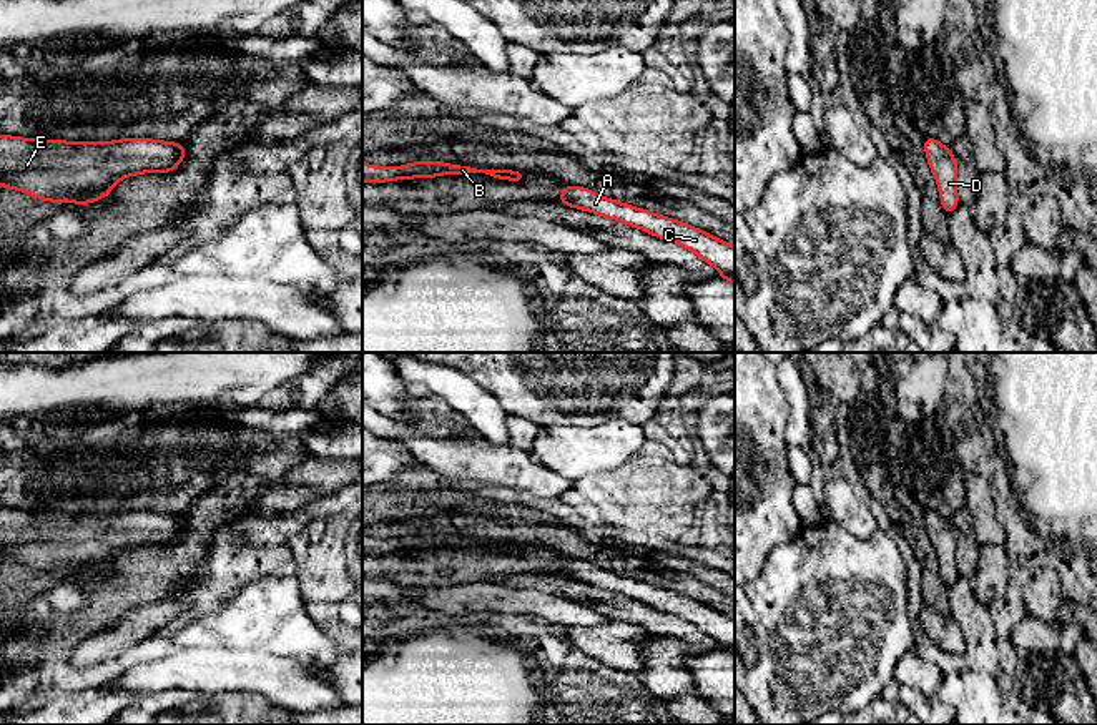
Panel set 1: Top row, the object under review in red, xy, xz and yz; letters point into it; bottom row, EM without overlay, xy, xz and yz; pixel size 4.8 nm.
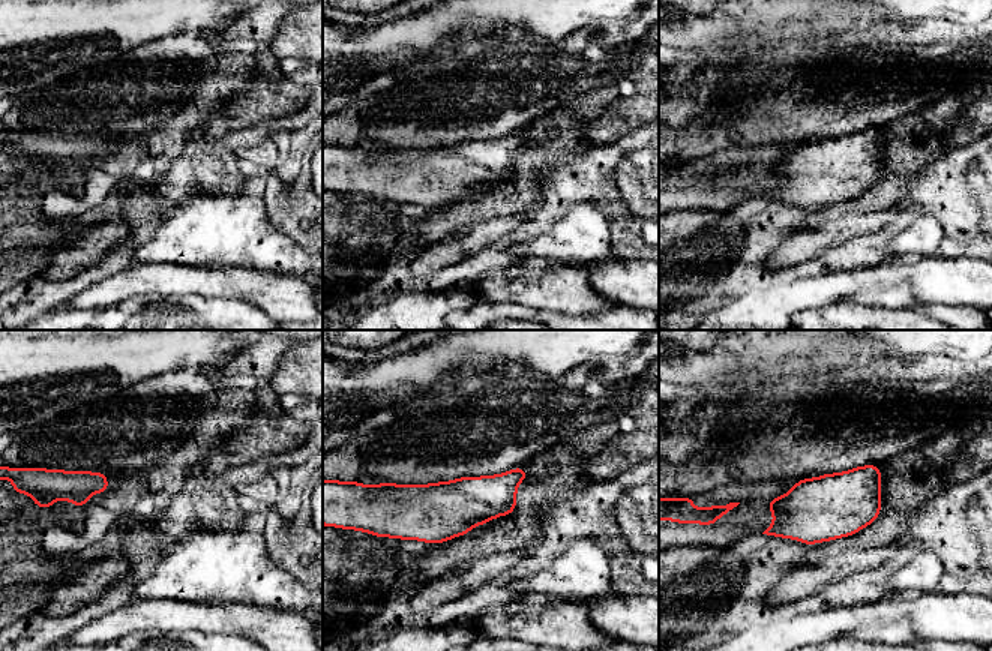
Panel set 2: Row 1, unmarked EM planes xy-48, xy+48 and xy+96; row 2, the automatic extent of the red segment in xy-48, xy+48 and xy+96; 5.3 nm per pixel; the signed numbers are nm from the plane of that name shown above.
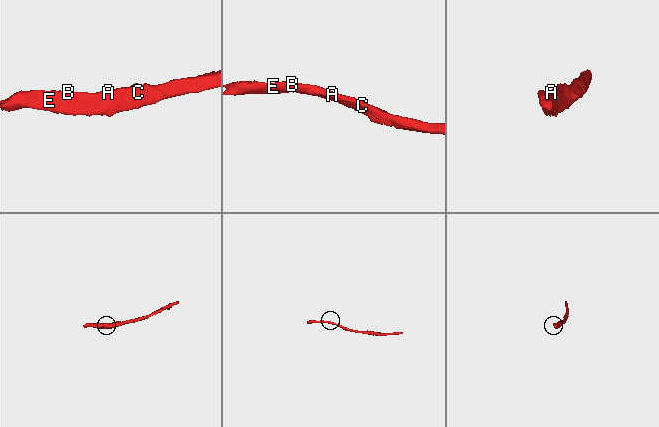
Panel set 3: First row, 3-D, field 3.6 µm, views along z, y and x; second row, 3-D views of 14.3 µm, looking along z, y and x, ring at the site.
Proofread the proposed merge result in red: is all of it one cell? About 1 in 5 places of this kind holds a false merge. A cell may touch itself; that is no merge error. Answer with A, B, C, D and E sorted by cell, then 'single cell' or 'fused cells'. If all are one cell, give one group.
A B C D E | single cell

